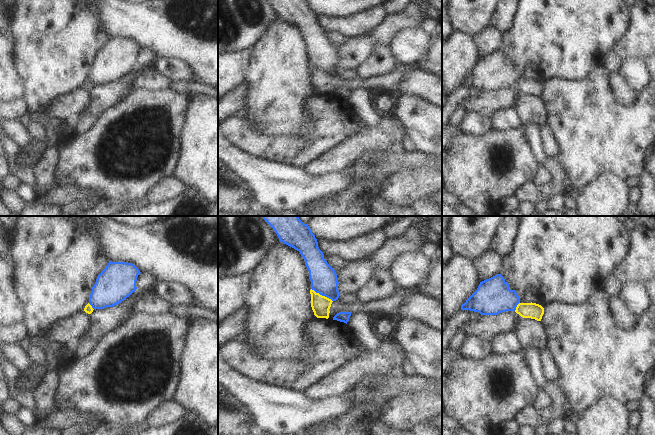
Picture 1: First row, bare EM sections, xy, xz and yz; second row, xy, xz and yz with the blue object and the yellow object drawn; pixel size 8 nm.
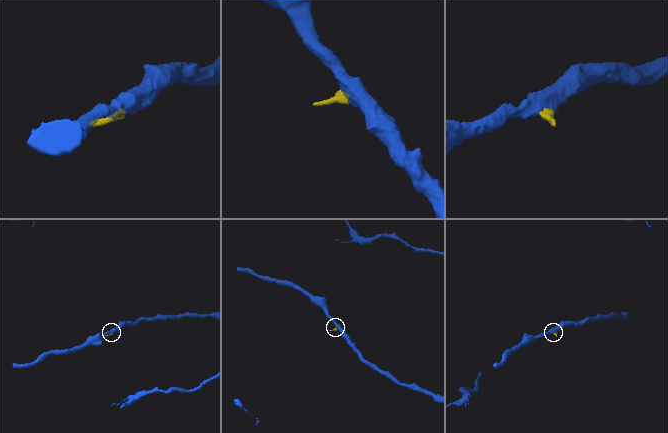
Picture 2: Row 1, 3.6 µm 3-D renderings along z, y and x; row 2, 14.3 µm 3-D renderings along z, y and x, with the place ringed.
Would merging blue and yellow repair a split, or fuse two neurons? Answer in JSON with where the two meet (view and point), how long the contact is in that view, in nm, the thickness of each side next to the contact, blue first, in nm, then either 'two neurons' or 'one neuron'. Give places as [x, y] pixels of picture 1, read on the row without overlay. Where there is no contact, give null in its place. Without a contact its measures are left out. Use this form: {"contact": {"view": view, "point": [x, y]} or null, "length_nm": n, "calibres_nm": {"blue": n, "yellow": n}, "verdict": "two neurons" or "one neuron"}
{"contact": {"view": "xz", "point": [322, 71]}, "length_nm": 200, "calibres_nm": {"blue": 220, "yellow": 150}, "verdict": "two neurons"}

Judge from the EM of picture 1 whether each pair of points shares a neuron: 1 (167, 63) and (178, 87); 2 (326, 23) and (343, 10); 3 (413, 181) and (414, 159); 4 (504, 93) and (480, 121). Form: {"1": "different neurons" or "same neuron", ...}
{"1": "different neurons", "2": "different neurons", "3": "different neurons", "4": "different neurons"}

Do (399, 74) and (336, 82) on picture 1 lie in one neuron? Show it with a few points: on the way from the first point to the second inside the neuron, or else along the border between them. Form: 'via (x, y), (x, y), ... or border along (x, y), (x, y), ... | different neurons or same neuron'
via (383, 81), (352, 83) | same neuron

